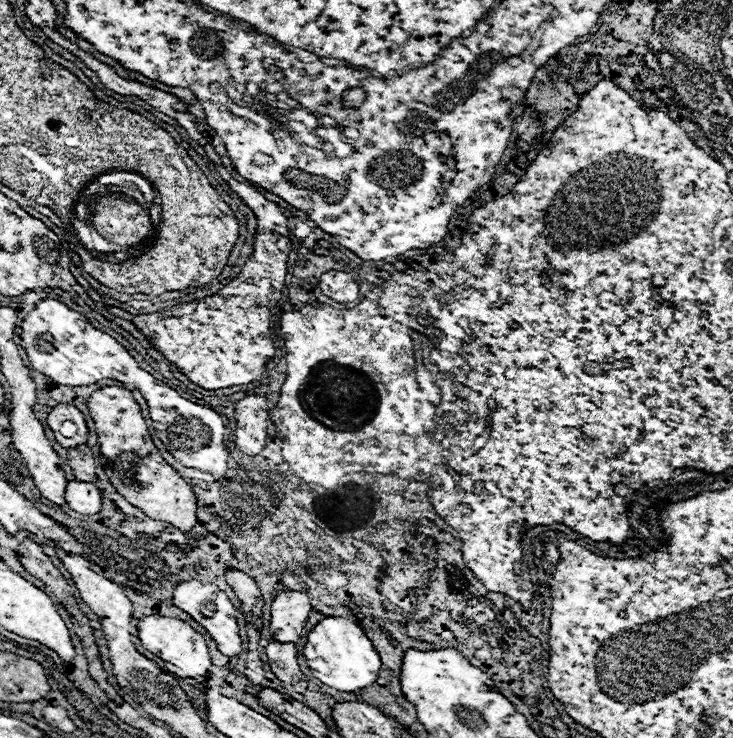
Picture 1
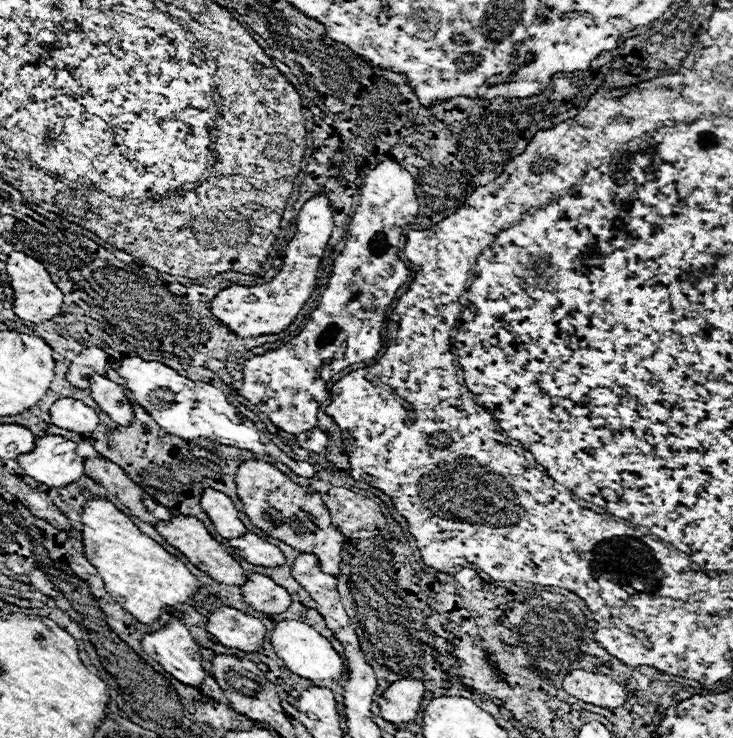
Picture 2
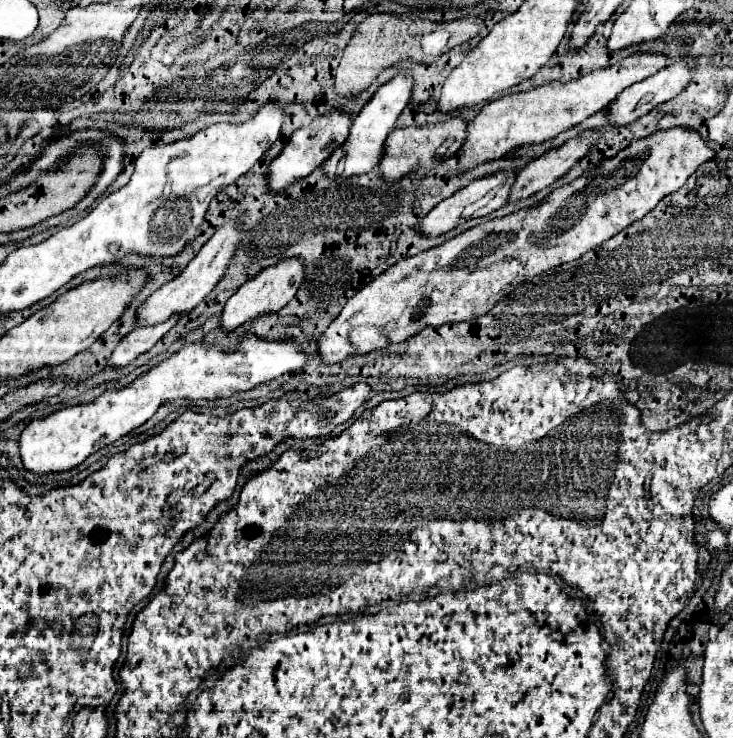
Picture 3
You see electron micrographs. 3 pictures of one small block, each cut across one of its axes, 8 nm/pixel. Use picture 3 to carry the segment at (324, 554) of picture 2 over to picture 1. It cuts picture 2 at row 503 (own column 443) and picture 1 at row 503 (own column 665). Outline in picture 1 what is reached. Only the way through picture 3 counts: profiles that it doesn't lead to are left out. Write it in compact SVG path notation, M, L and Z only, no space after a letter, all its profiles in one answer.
M104 386L88 400L90 416L96 424L102 464L108 480L132 506L140 508L146 516L174 524L188 534L196 524L196 494L190 484L160 456L160 450L150 438L150 430L140 412L138 402L126 388Z

